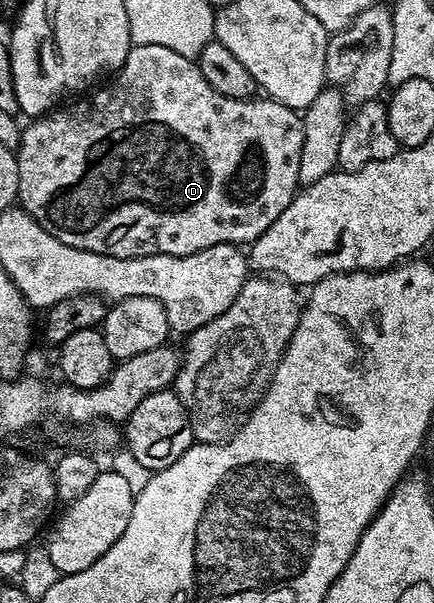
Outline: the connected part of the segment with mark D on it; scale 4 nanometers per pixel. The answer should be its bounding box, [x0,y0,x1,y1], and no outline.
[16,44,304,258]

